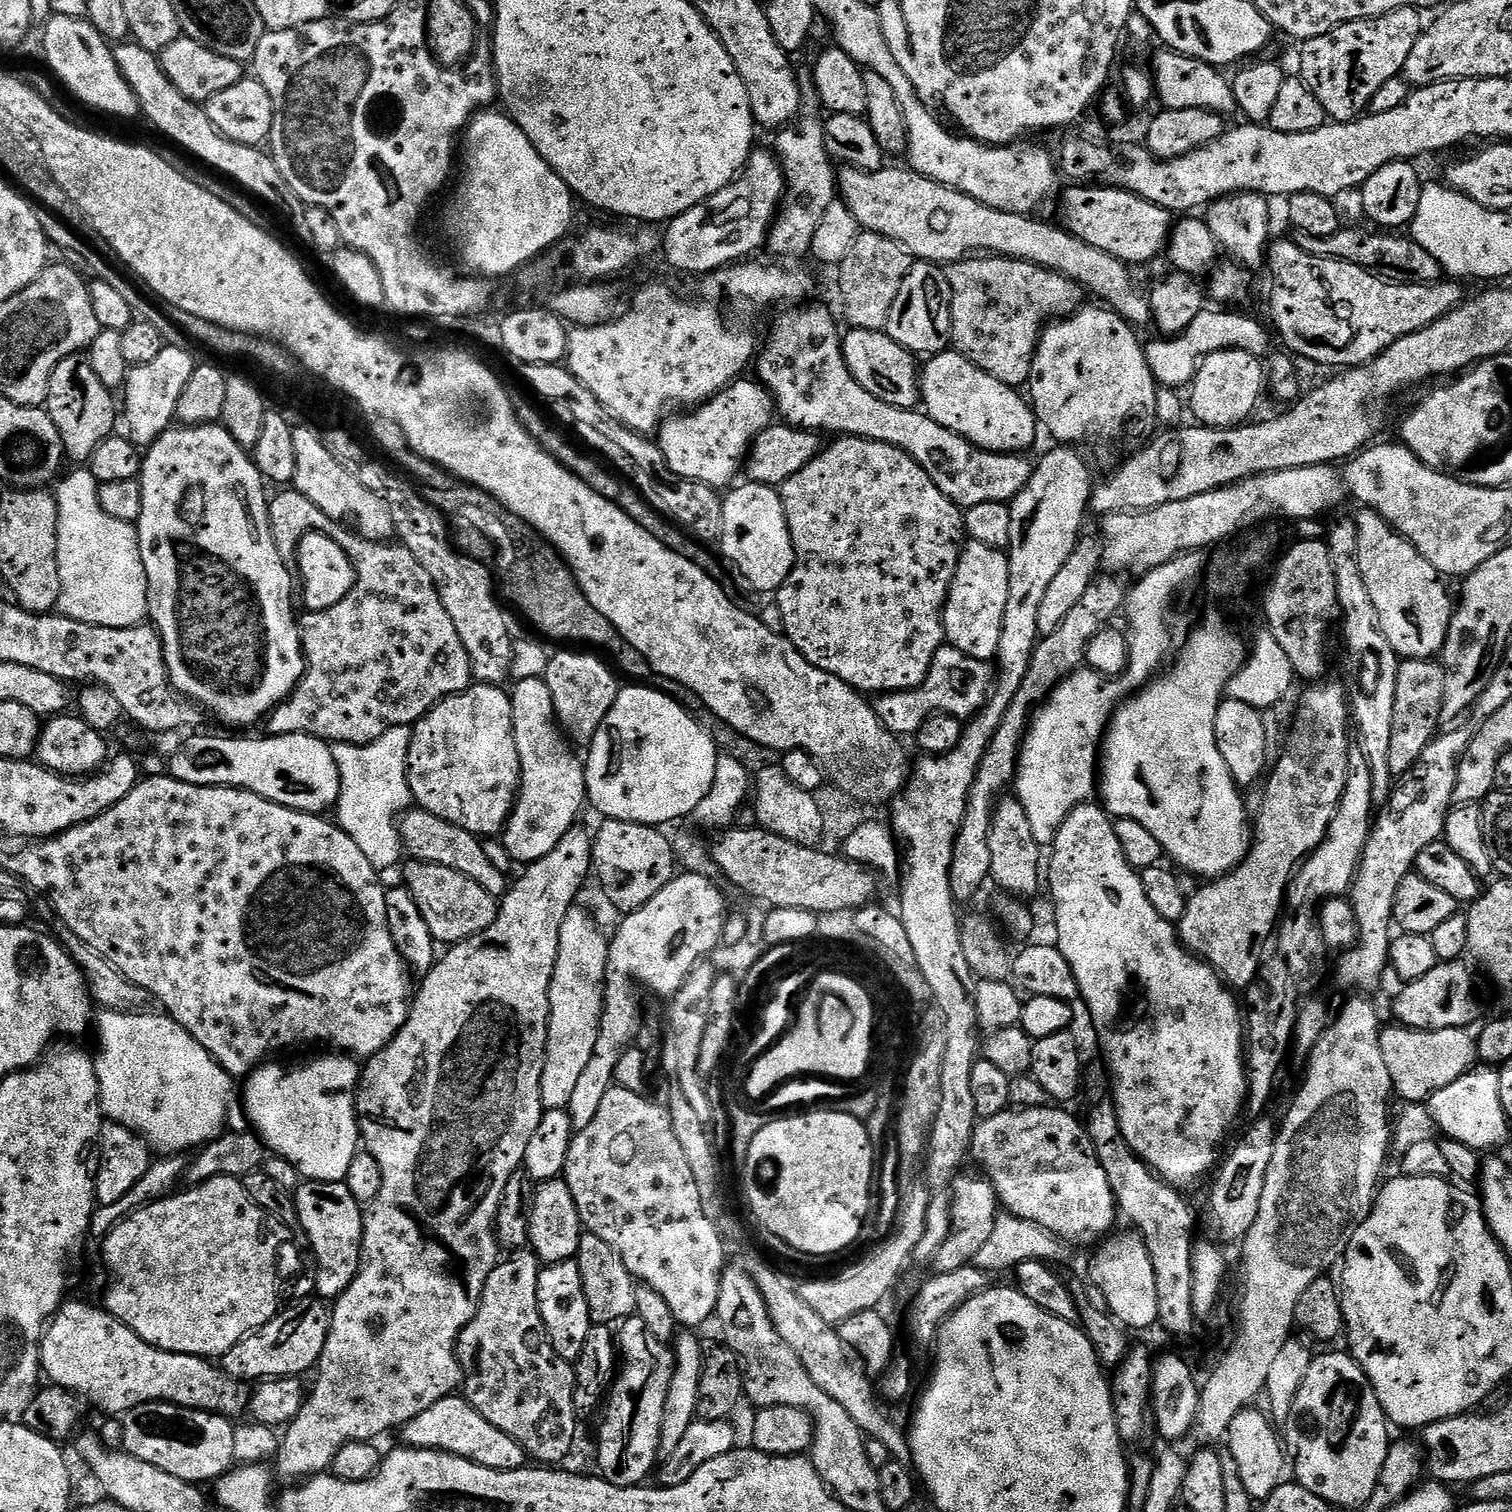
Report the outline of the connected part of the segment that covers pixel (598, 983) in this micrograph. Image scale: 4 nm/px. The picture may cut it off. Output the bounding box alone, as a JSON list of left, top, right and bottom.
[542,906,609,1109]

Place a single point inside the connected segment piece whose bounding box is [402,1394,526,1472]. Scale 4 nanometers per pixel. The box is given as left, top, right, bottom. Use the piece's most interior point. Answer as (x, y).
(451, 1425)

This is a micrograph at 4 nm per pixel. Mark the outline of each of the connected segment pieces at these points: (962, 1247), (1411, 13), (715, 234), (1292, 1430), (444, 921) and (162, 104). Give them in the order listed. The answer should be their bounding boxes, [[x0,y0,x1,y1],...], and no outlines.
[[934,1171,998,1272],[1299,8,1422,122],[662,151,784,274],[1282,1351,1390,1509],[403,859,498,945],[114,42,285,197]]

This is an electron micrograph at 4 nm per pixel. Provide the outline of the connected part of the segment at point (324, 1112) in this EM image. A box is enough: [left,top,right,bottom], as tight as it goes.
[243,1054,361,1183]

